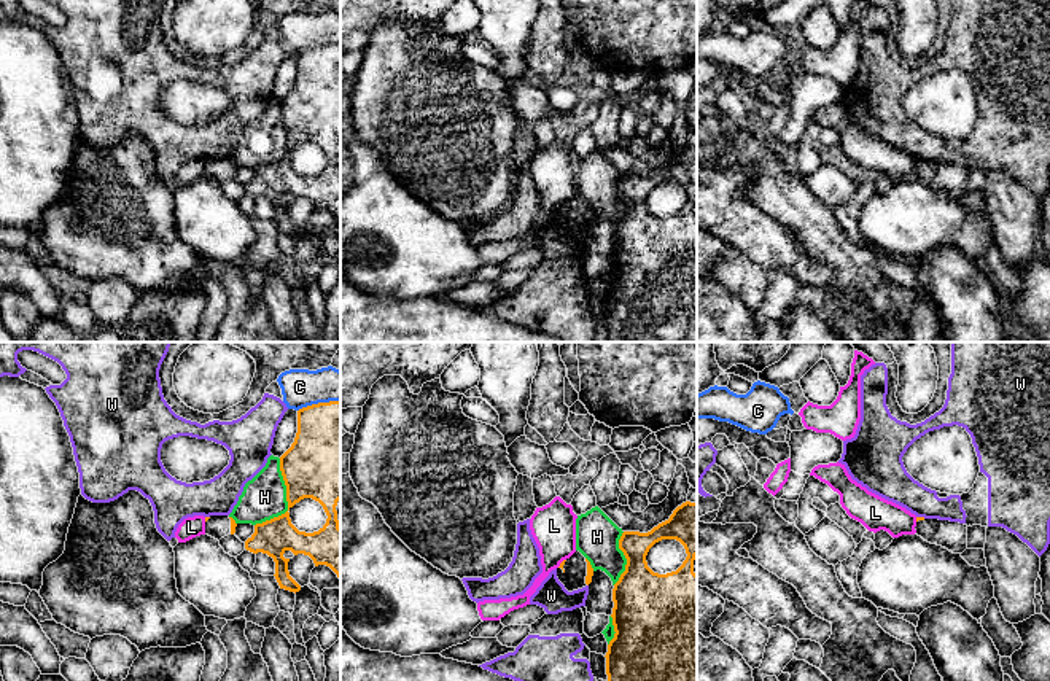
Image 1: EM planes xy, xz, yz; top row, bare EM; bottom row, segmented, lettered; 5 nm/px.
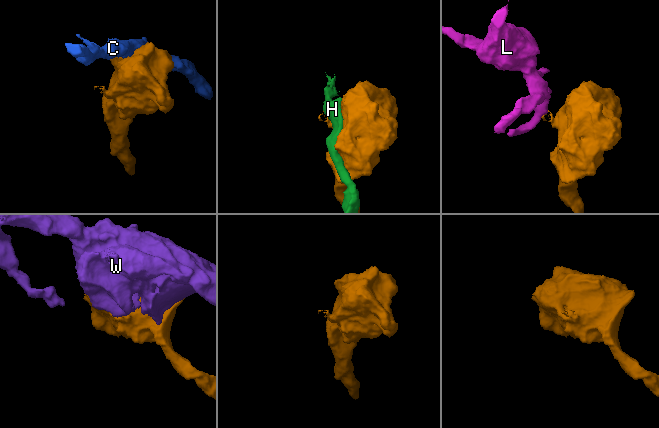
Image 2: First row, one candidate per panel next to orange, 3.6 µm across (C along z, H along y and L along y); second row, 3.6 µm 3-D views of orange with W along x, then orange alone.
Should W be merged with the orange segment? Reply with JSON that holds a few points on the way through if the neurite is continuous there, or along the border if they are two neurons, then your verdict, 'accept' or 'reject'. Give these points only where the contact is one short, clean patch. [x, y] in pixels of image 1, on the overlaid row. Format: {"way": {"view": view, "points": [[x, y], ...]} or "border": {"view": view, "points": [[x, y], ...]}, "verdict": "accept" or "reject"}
{"verdict": "reject"}

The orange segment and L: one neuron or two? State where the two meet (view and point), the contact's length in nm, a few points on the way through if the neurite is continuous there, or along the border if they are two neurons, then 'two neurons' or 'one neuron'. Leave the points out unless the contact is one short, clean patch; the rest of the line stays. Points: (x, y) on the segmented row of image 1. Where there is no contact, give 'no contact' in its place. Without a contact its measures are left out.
xz (560, 564) | 60 nm | along xz (565, 559), (557, 567) | two neurons

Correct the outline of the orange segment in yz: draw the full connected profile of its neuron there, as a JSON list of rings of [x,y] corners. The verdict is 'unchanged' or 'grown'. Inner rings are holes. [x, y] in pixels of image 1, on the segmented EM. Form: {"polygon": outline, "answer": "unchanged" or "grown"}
{"polygon": [[[916,517],[916,535],[931,544],[942,546],[953,554],[967,549],[967,525],[950,520]]], "answer": "grown"}

